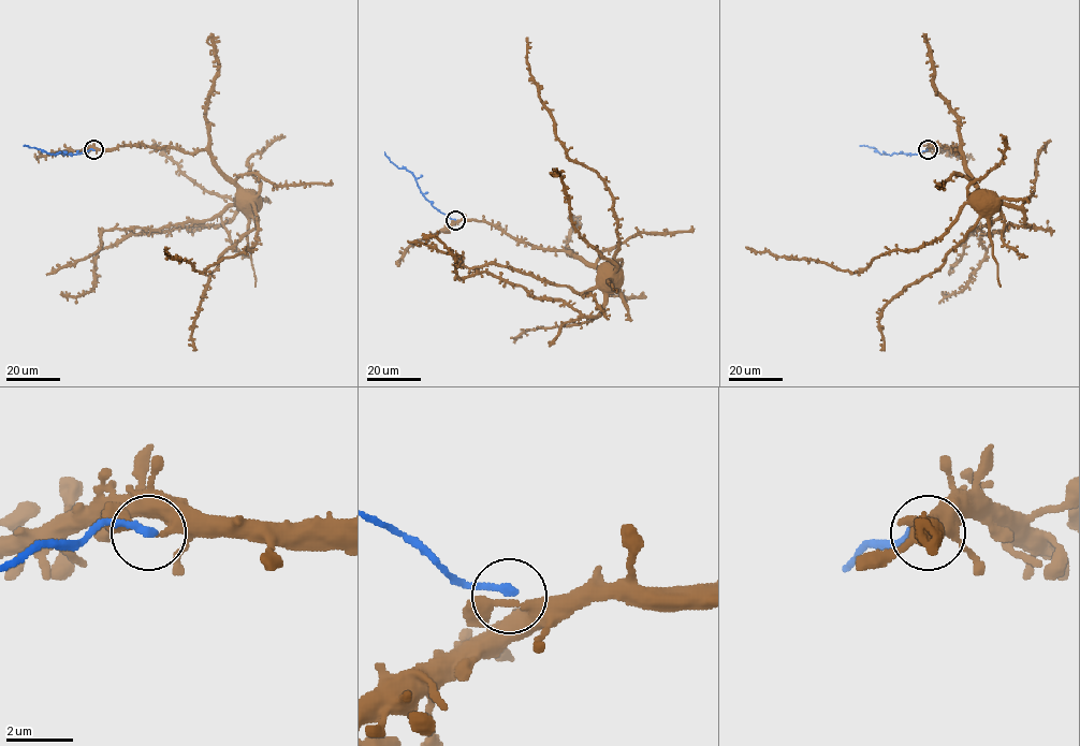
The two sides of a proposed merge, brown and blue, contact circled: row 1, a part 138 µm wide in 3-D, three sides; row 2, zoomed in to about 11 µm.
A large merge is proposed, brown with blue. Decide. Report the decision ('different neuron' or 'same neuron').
different neuron

